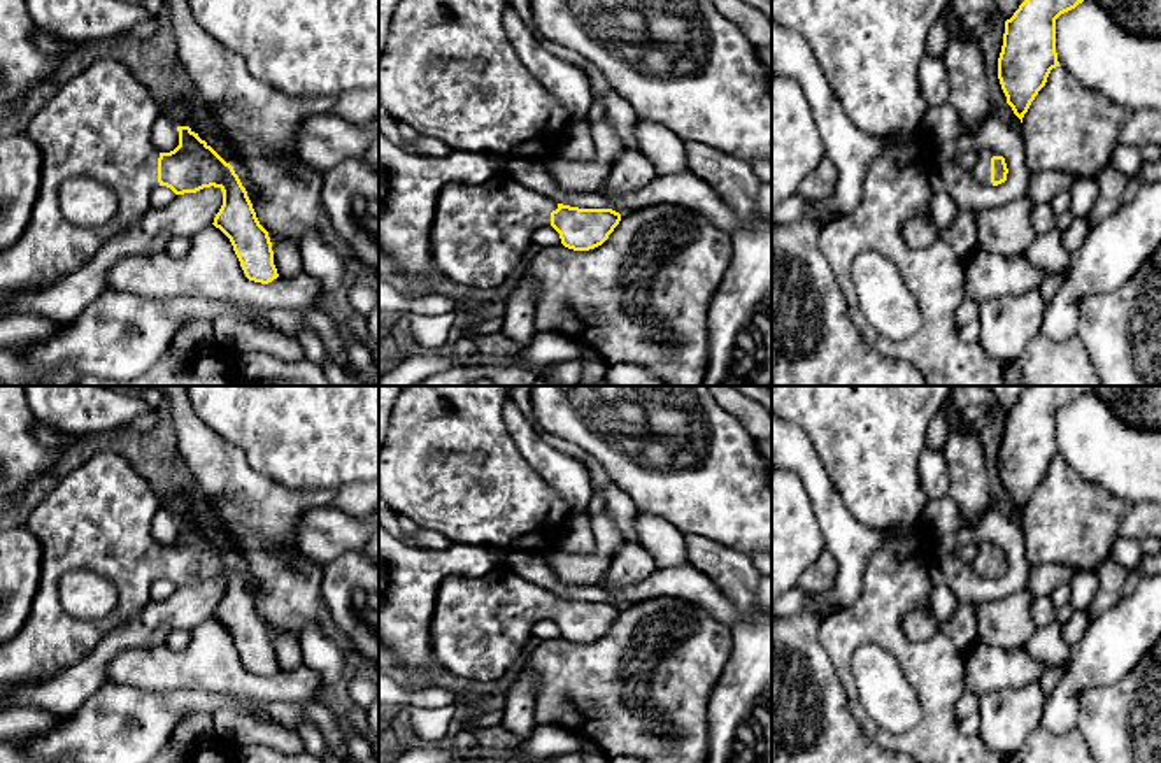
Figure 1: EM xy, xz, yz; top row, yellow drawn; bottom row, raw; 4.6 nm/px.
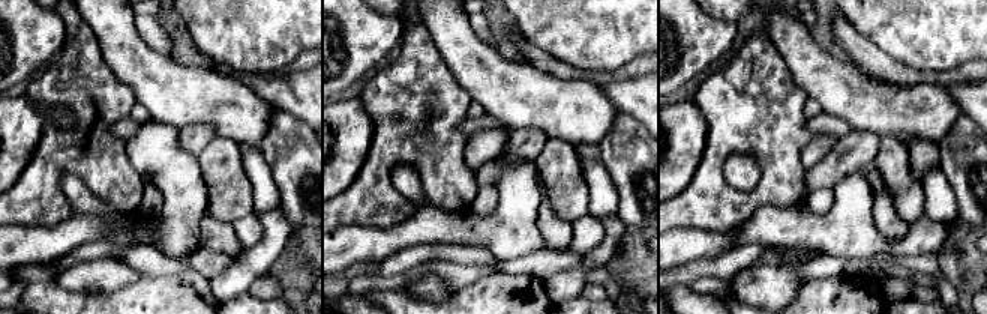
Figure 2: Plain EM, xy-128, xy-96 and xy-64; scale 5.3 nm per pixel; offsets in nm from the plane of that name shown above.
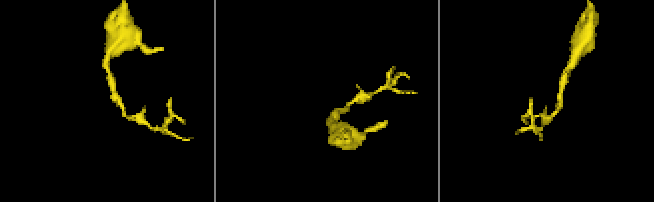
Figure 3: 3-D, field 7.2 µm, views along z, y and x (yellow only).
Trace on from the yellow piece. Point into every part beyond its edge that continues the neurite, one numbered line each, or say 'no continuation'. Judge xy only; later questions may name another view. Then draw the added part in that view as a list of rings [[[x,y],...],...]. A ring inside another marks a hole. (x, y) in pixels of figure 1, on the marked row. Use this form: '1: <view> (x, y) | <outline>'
1: xy (99, 125) | [[[102,58],[70,79],[30,121],[26,135],[40,151],[40,191],[25,233],[0,251],[0,293],[26,291],[54,284],[86,265],[96,251],[151,207],[158,182],[160,151],[151,135],[160,103],[132,70],[112,58]],[[75,177],[107,184],[118,198],[116,214],[103,225],[82,228],[60,210],[60,188]]]

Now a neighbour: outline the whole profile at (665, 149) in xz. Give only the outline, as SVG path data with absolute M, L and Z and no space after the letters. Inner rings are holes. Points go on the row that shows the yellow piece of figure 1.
M637 118L635 139L661 175L687 172L684 140L661 125Z

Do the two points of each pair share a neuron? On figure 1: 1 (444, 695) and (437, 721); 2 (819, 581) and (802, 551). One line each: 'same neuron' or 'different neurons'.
1: different neurons
2: different neurons

